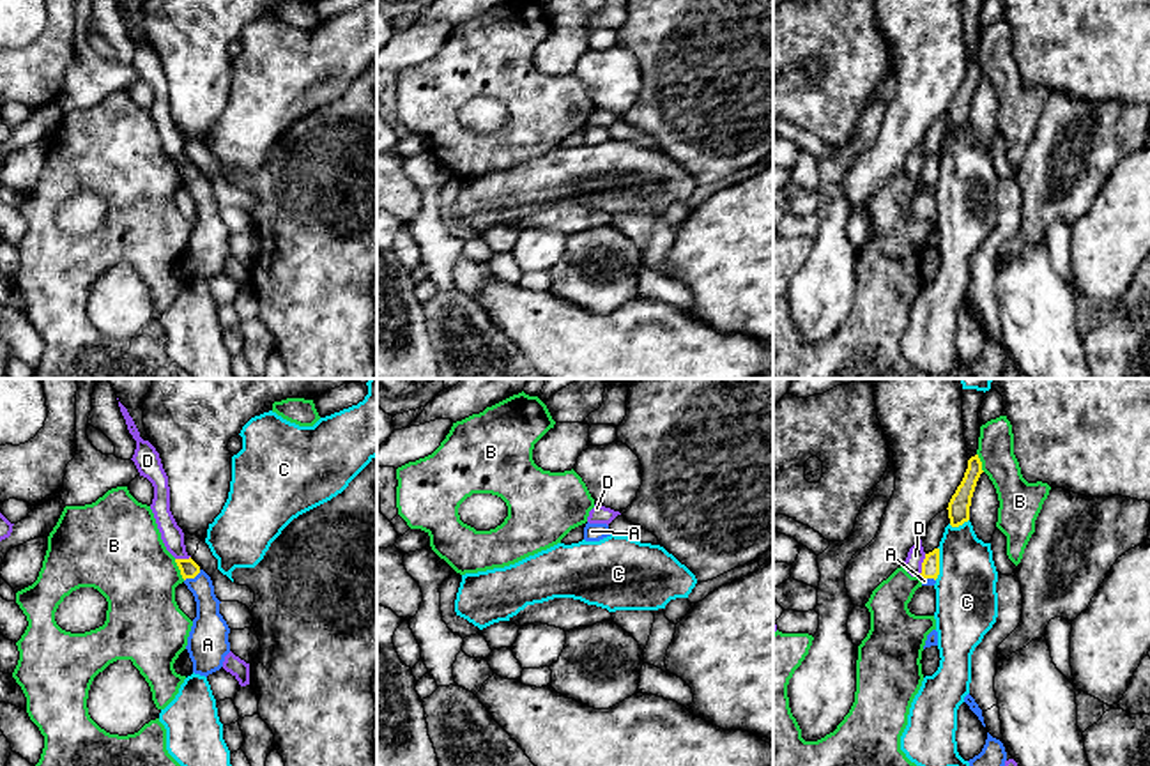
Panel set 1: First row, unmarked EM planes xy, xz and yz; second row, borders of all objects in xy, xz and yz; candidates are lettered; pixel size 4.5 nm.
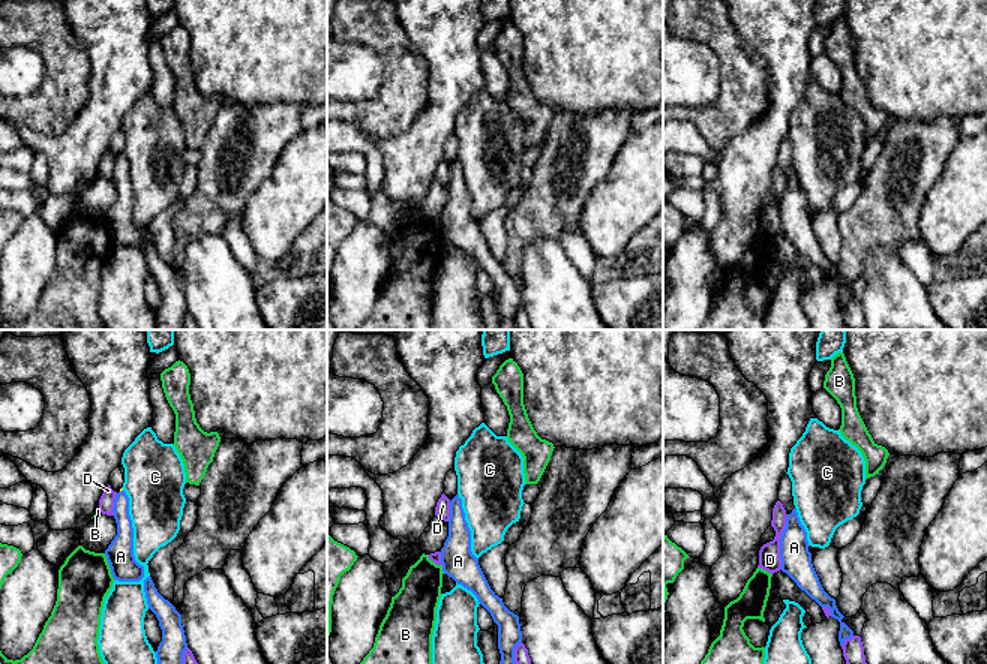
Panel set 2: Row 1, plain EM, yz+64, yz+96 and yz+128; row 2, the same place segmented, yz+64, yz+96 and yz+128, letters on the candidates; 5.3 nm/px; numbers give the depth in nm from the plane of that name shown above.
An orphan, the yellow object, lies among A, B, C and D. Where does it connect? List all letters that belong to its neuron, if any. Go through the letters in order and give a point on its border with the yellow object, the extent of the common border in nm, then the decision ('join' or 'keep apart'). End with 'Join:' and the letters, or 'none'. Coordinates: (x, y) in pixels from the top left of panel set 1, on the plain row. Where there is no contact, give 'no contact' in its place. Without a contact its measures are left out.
A: contact xy (191, 181); length 90 nm; join
B: contact xy (179, 172); length 110 nm; keep apart
C: contact yz (938, 167); length 150 nm; keep apart
D: contact yz (922, 168); length 110 nm; keep apart
Join: A

